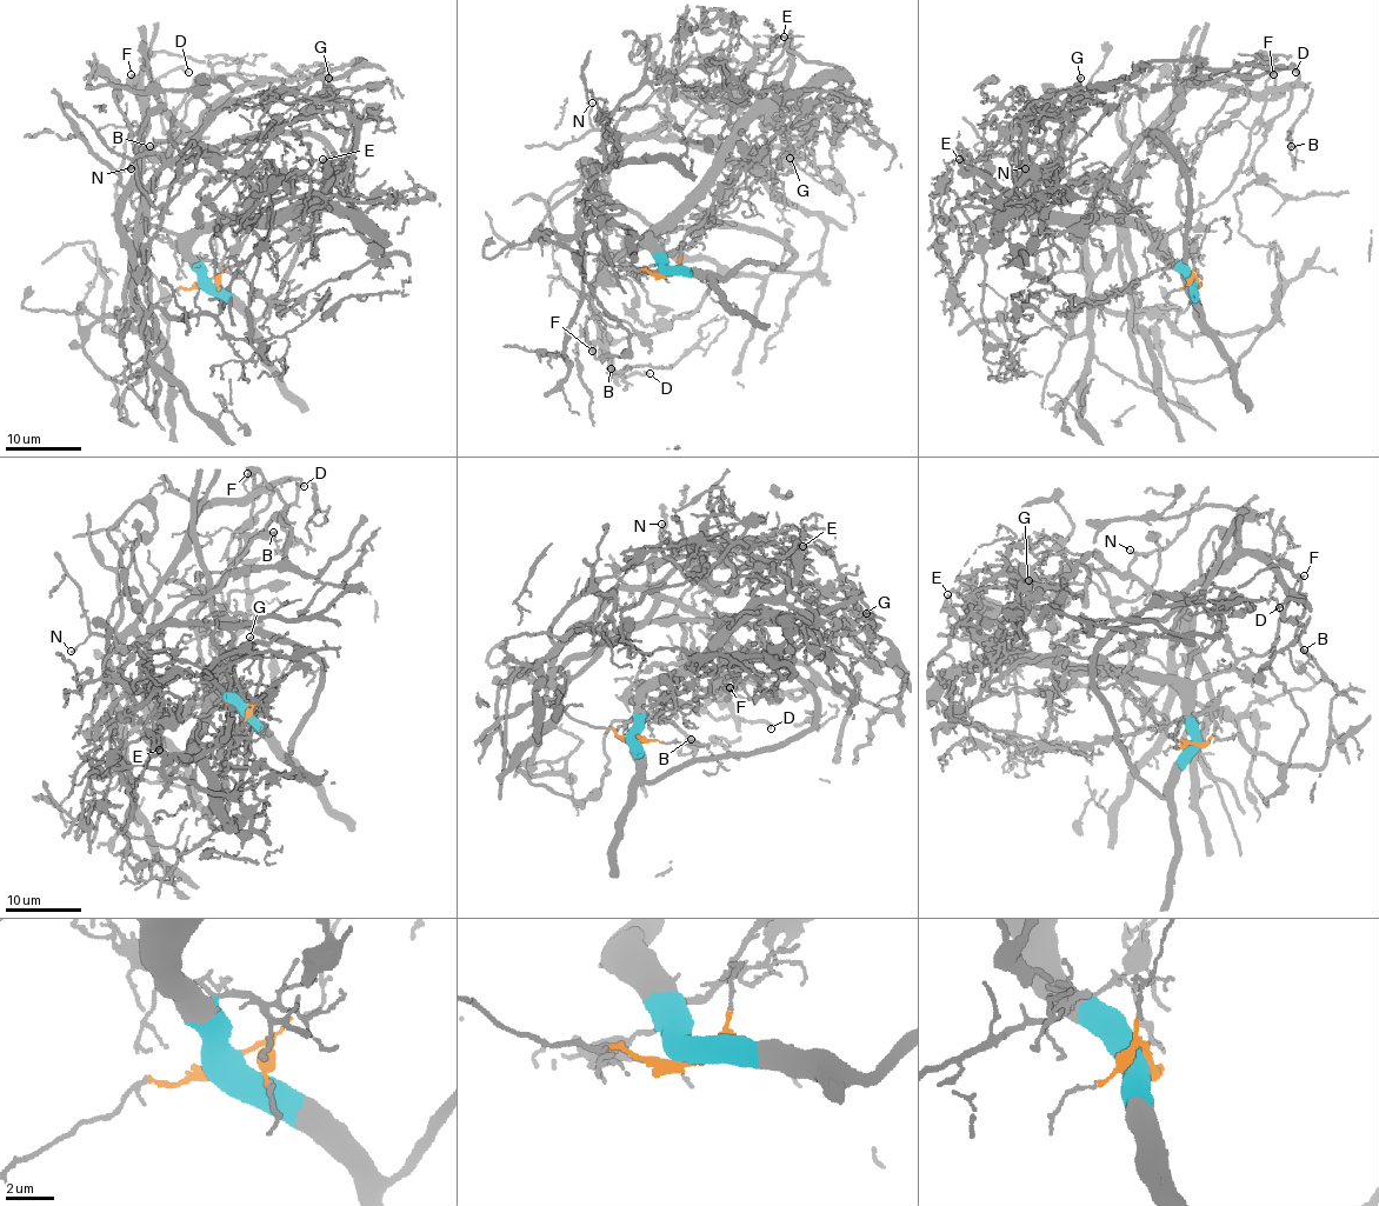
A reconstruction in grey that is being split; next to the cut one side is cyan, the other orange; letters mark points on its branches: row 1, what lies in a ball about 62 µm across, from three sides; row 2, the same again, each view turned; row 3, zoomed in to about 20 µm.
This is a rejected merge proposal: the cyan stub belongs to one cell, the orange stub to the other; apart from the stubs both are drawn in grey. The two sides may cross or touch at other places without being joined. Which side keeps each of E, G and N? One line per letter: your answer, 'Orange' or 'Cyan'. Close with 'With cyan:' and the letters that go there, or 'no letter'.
E: Cyan
G: Orange
N: Orange
With cyan: E

